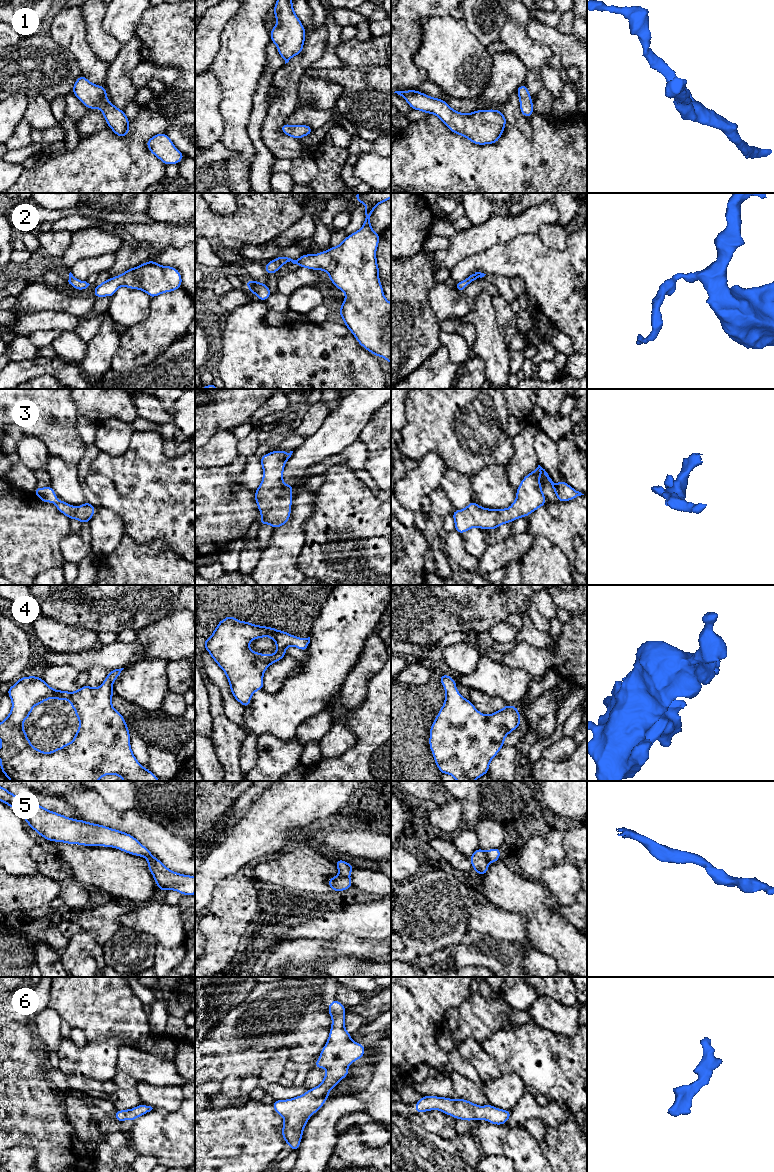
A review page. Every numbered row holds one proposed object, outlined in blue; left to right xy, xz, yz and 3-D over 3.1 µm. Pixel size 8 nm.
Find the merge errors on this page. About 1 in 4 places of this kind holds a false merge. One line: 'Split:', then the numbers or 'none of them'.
Split: none of them

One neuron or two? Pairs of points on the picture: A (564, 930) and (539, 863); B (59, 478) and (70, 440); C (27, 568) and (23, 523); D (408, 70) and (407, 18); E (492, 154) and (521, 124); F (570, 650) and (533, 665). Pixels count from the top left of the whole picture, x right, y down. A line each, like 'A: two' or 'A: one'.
A: two
B: two
C: one
D: one
E: two
F: one

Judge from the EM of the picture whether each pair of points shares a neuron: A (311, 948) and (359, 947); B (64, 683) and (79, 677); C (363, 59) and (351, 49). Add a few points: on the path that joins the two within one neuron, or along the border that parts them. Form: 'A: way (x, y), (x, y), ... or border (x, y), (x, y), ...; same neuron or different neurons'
A: way (323, 943), (329, 946), (347, 946); same neuron
B: way (68, 679), (75, 679); same neuron
C: way (360, 56), (354, 52); same neuron

